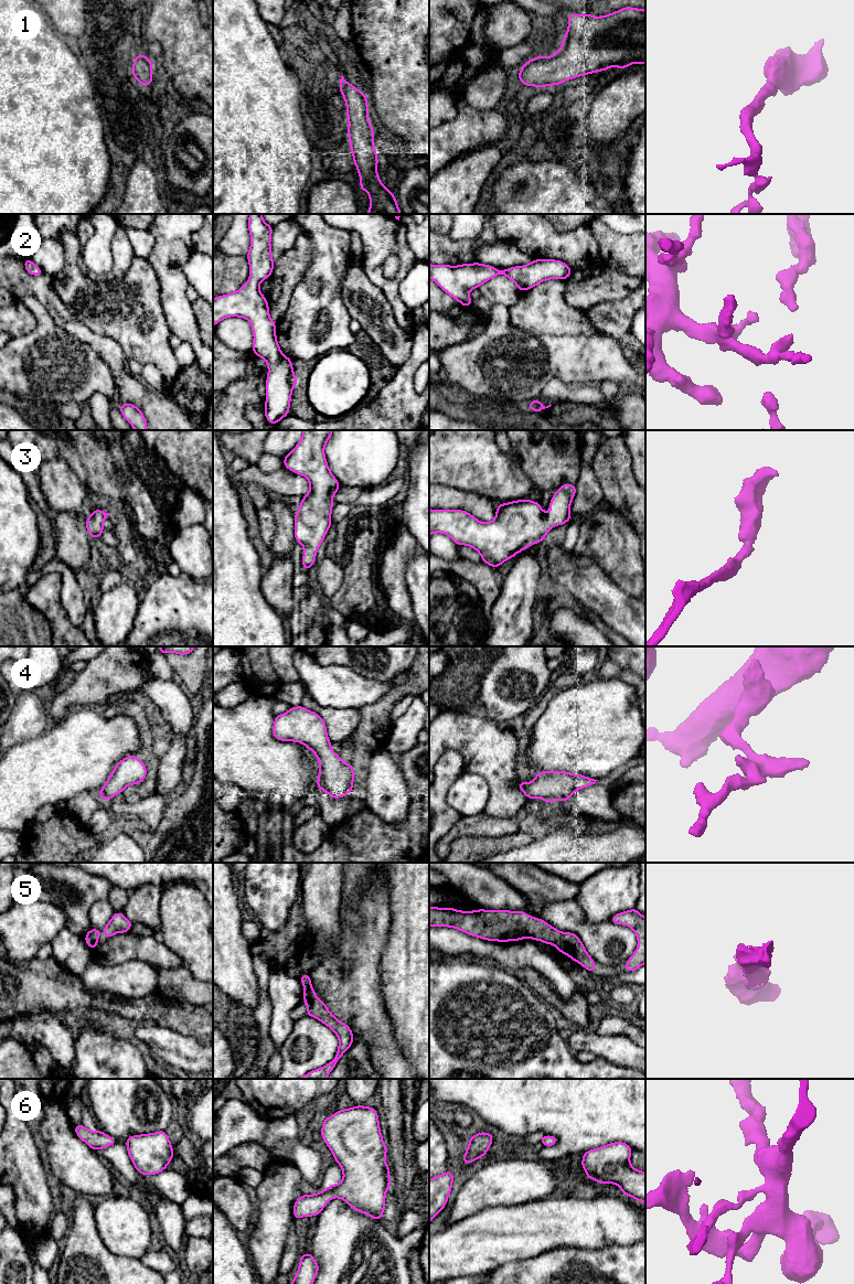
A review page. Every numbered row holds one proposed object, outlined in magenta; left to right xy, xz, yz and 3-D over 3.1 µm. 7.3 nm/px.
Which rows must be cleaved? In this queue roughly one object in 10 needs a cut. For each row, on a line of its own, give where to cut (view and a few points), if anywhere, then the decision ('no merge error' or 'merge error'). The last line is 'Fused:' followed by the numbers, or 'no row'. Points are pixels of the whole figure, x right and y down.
1: no cut; no merge error
2: no cut; no merge error
3: no cut; no merge error
4: no cut; no merge error
5: no cut; no merge error
6: no cut; no merge error
Fused: no row

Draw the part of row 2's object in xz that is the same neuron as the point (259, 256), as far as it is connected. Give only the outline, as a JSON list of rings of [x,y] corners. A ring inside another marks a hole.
[[[249,214],[248,229],[252,239],[246,256],[249,280],[236,292],[213,299],[213,327],[228,317],[244,318],[250,322],[253,352],[264,359],[268,366],[265,416],[268,422],[276,425],[290,414],[291,393],[298,381],[291,365],[292,360],[285,356],[278,345],[276,323],[269,317],[267,299],[258,286],[274,270],[270,246],[273,226],[263,220],[261,214]]]

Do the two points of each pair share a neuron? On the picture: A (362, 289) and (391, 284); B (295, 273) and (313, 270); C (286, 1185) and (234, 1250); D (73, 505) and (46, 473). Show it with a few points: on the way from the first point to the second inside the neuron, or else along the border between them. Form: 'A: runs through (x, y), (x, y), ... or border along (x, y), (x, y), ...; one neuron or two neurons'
A: border along (362, 266), (365, 275), (382, 291), (391, 307); two neurons
B: border along (312, 246), (306, 278), (291, 293); two neurons
C: border along (246, 1247), (251, 1256); two neurons
D: runs through (68, 498), (54, 481); one neuron

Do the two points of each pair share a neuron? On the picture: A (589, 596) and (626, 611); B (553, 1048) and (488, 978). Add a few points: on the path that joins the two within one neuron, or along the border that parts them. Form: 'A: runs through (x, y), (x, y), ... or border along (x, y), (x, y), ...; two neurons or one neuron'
A: runs through (598, 596), (602, 596), (617, 609); one neuron
B: runs through (537, 1030), (503, 996); one neuron

